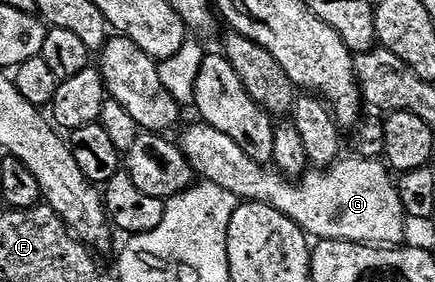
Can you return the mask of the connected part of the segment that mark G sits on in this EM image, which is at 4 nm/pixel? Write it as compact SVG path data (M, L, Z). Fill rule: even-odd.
M202 121L194 122L177 136L177 142L185 161L189 161L200 180L229 189L236 200L264 203L285 213L316 240L340 239L372 245L395 245L402 240L399 238L403 235L405 216L401 197L397 197L392 172L378 158L340 157L326 167L307 169L296 179L287 178L274 166L253 161L221 129Z

